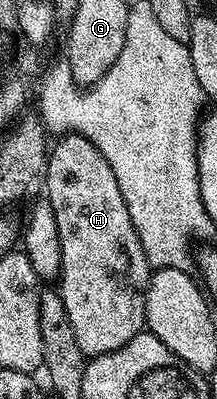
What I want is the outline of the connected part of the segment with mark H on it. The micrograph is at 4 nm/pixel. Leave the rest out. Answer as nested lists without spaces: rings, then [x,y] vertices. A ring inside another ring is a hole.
[[[66,133],[59,139],[62,140],[55,147],[53,144],[49,148],[46,157],[44,195],[52,205],[52,213],[56,213],[56,226],[60,228],[60,294],[64,309],[68,309],[68,321],[72,321],[72,333],[76,333],[82,354],[93,357],[112,353],[128,345],[132,337],[143,334],[146,327],[146,287],[152,268],[132,225],[132,217],[128,217],[128,205],[124,205],[120,185],[116,185],[116,173],[112,173],[112,165],[108,165],[100,149],[96,149],[96,145],[92,145],[92,141],[82,135]]]

